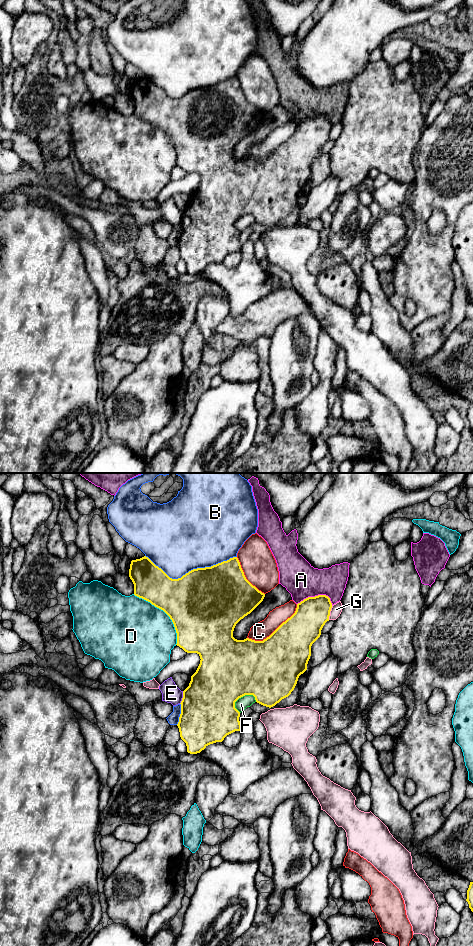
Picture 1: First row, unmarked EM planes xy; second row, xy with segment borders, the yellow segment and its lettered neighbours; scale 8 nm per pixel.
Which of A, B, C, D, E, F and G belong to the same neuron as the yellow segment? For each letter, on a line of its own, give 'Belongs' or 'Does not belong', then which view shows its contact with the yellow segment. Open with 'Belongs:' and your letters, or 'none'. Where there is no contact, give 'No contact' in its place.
Belongs: none
A: Does not belong. Touches yellow in xy
B: Does not belong. Touches yellow in xy
C: Does not belong. Touches yellow in xy
D: Does not belong. Touches yellow in xy
E: Does not belong. Touches yellow in xy
F: Does not belong. Touches yellow in xy
G: Does not belong. Touches yellow in xy

